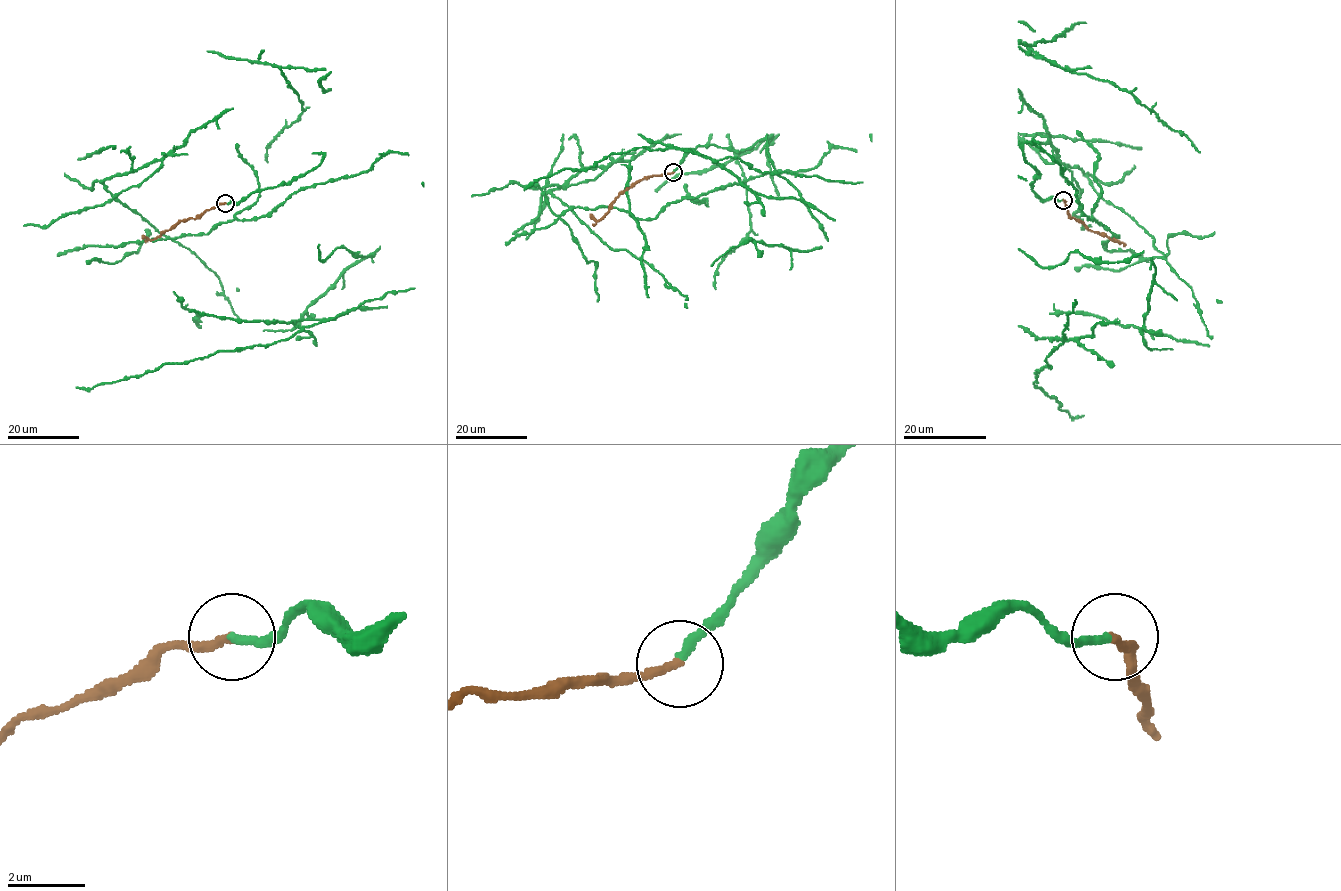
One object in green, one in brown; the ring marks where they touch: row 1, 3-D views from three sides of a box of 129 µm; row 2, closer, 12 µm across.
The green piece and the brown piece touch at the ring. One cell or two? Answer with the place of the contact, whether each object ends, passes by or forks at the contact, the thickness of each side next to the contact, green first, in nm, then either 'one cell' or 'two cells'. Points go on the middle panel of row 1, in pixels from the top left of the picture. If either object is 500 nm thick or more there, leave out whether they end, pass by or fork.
at (673, 172); green ends there; brown ends there; 240 nm thick on the green side, 220 nm on the other; one cell

